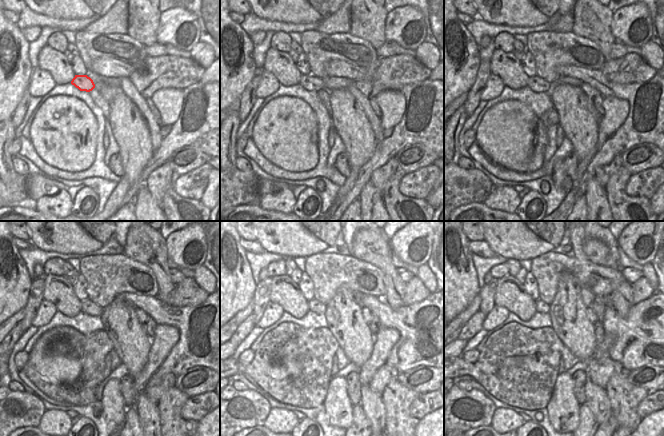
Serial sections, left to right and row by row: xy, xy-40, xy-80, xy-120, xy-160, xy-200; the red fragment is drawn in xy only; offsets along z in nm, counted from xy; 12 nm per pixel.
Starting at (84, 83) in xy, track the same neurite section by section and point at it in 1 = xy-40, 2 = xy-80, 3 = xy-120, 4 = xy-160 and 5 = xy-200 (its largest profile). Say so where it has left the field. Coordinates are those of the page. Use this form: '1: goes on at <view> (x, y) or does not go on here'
1: goes on at xy-40 (310, 82)
2: goes on at xy-80 (537, 84)
3: goes on at xy-120 (89, 307)
4: goes on at xy-160 (316, 306)
5: goes on at xy-200 (542, 307)

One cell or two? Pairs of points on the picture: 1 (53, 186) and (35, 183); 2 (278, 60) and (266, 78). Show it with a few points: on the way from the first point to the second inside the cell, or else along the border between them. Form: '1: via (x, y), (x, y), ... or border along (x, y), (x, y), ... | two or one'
1: via (49, 186), (39, 186) | one
2: border along (264, 69), (269, 71), (280, 84) | two

